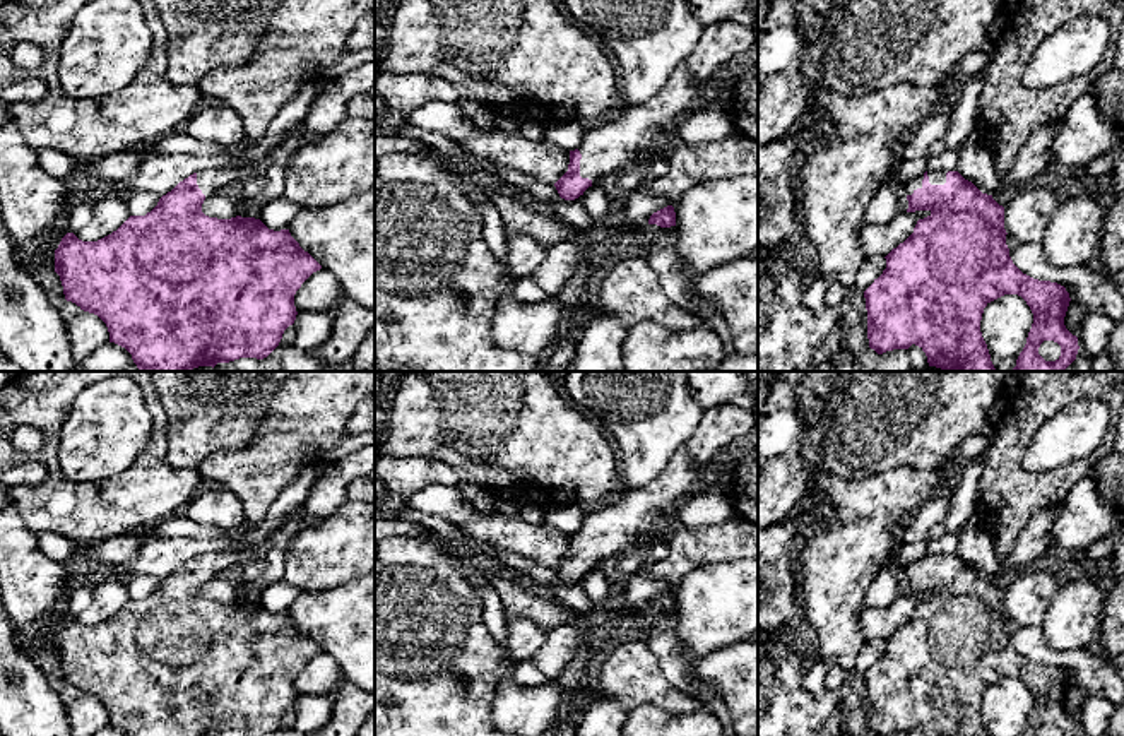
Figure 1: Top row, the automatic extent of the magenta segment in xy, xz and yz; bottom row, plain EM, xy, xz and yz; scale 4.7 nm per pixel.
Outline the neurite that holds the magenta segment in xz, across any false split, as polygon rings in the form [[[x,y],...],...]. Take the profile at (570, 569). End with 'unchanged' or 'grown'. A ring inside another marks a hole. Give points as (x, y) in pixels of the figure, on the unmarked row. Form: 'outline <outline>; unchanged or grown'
outline [[[720,404],[705,409],[696,431],[671,457],[660,474],[648,484],[624,493],[612,507],[585,515],[578,532],[570,534],[568,555],[554,567],[565,584],[575,584],[606,556],[643,544],[662,527],[672,525],[679,505],[703,483],[708,464],[731,443],[746,436],[758,424],[751,409]]]; grown

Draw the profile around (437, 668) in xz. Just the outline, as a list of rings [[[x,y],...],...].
[[[392,536],[376,543],[375,556],[375,736],[518,736],[496,727],[493,702],[503,678],[513,678],[520,662],[513,659],[488,632],[482,620],[482,599],[474,592],[460,568],[445,549],[409,536]]]

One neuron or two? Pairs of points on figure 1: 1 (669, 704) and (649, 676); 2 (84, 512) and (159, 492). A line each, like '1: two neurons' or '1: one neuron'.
1: one neuron
2: one neuron

